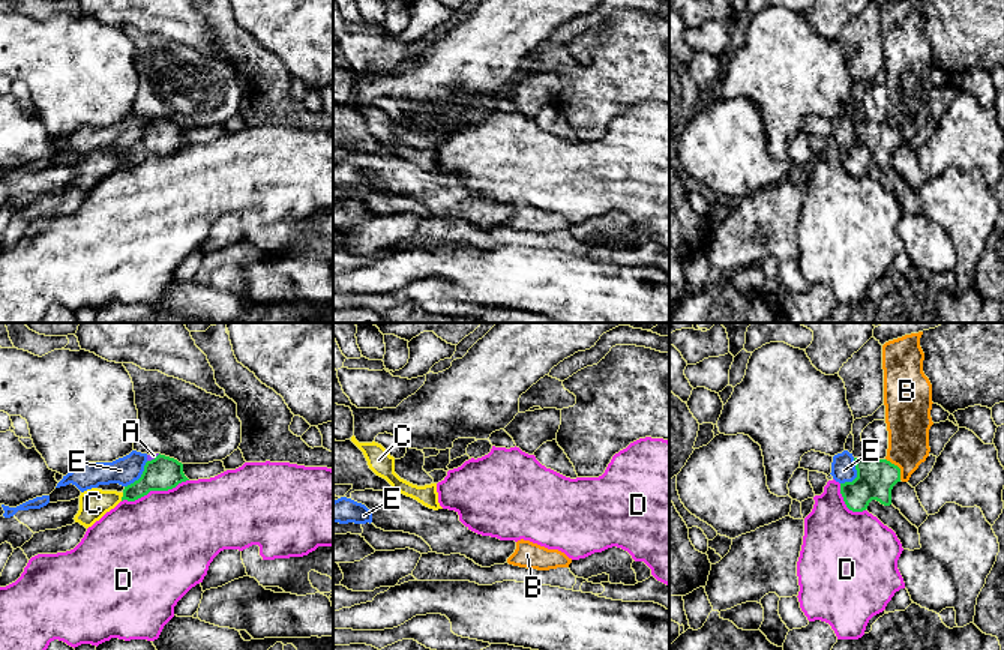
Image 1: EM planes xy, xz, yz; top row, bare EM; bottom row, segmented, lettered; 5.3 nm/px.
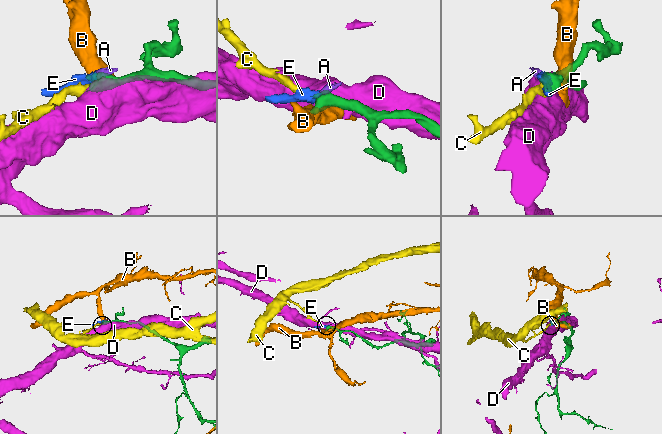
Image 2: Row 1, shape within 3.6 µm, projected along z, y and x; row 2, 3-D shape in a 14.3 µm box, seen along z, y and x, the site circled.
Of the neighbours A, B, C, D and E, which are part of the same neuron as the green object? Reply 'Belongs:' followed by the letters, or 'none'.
Belongs: C

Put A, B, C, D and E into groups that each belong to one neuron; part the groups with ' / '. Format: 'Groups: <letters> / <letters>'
Groups: A E / B / C / D

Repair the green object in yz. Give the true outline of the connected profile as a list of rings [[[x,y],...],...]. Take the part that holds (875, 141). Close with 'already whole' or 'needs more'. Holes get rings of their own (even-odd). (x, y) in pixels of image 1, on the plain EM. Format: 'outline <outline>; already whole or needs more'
outline [[[867,119],[854,122],[857,141],[840,147],[840,158],[846,171],[863,176],[872,164],[884,170],[891,168],[891,153],[900,146],[900,132],[887,123],[873,123]]]; already whole

